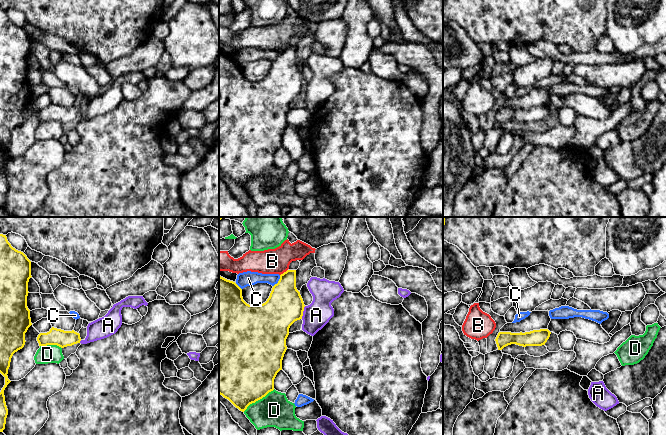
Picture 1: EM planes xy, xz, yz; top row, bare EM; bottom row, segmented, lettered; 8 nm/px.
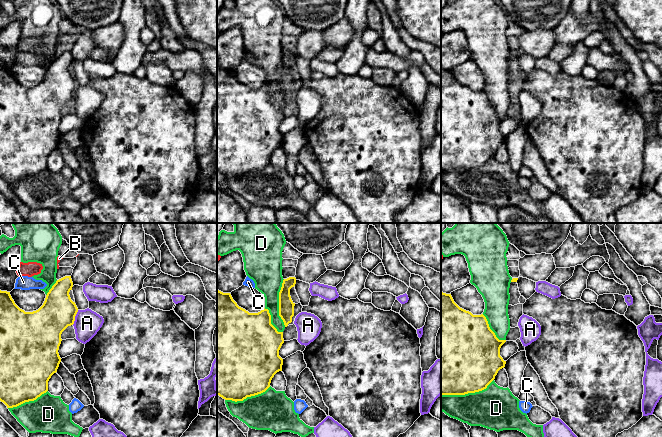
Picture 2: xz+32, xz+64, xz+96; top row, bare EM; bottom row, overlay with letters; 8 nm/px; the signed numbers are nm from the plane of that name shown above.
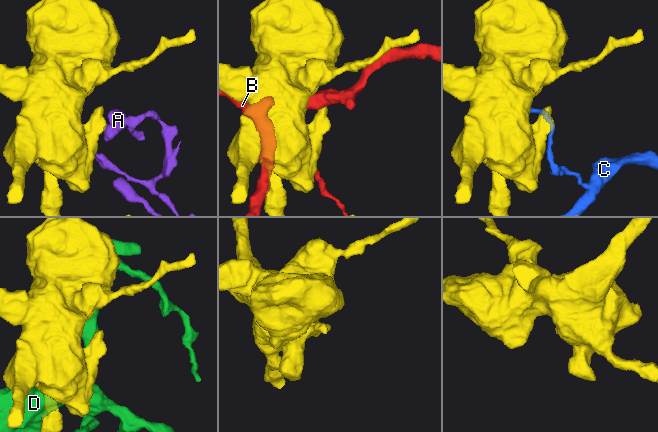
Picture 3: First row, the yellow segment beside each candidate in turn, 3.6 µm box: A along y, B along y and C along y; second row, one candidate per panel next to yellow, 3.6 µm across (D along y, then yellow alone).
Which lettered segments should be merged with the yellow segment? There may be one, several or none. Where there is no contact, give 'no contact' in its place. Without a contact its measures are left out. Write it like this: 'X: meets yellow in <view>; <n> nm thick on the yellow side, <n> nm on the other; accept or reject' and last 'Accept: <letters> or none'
A: meets yellow in xz; 300 nm thick on the yellow side, 200 nm on the other; reject
B: meets yellow in xz; 280 nm thick on the yellow side, 200 nm on the other; reject
C: meets yellow in xz; 300 nm thick on the yellow side, 120 nm on the other; reject
D: meets yellow in xz; 500 nm thick on the yellow side, 280 nm on the other; reject
Accept: none

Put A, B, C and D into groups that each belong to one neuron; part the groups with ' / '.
A / B / C / D

